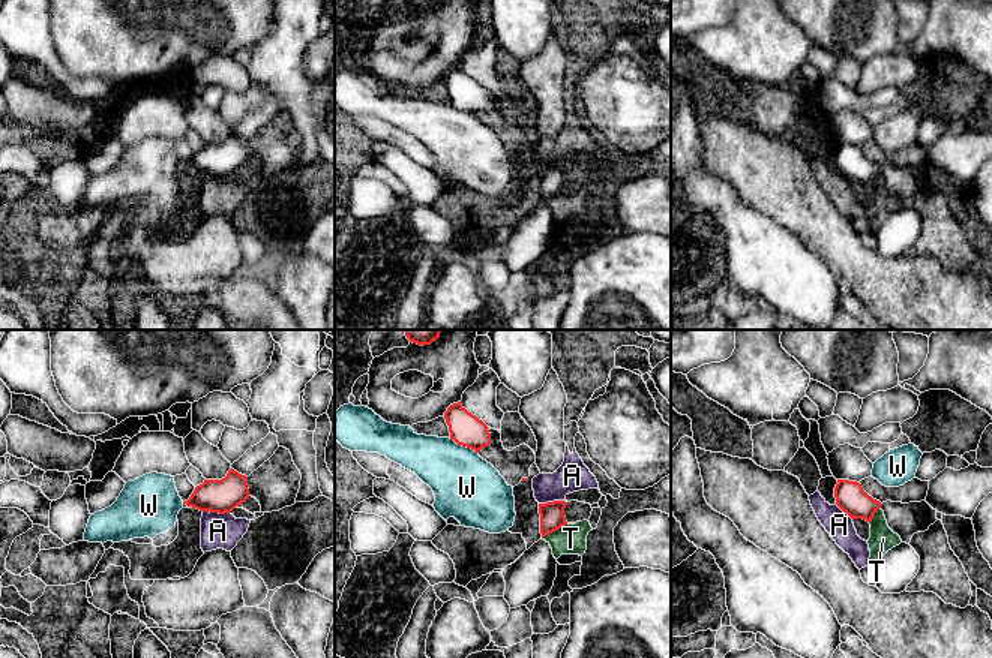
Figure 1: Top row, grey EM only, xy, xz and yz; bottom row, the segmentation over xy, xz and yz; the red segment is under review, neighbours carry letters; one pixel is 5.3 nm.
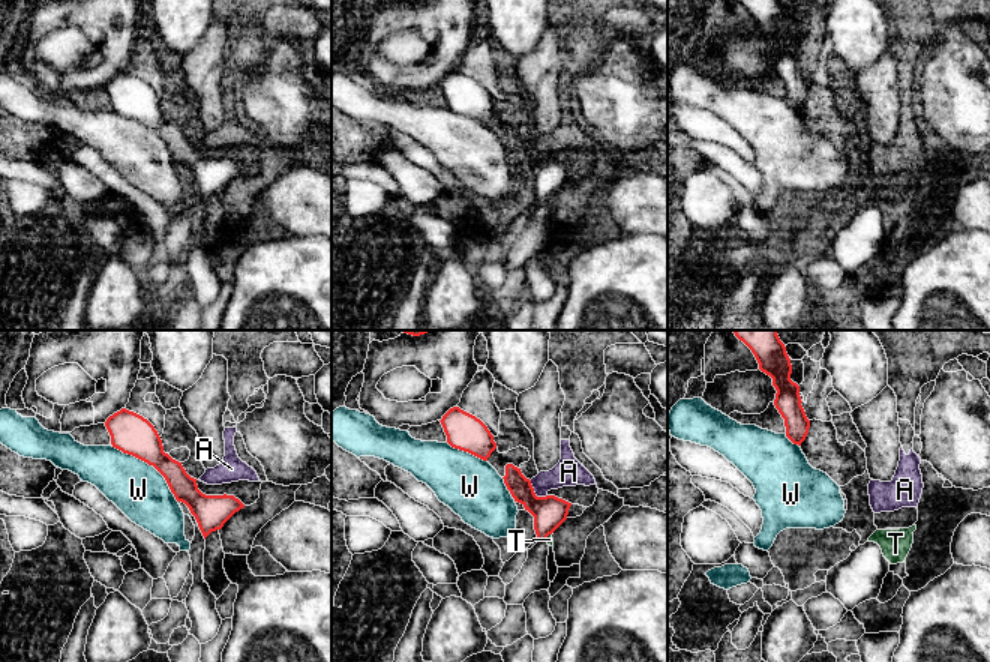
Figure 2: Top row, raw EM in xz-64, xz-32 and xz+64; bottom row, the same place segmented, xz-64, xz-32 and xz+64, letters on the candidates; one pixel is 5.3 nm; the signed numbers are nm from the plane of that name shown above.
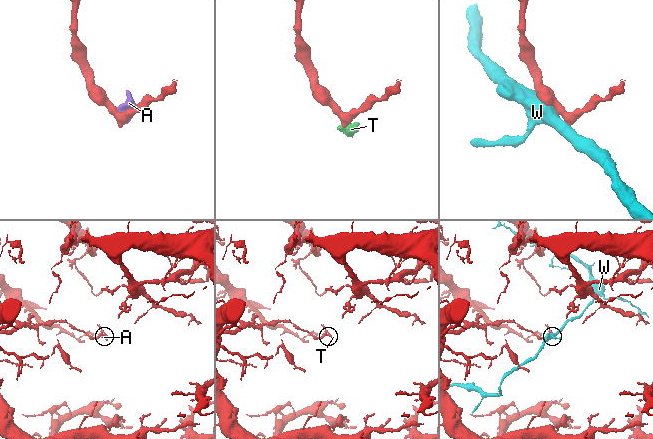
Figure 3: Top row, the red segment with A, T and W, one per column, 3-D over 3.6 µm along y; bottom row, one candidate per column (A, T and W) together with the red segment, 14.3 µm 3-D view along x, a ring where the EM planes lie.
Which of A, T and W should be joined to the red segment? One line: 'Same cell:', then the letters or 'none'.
Same cell: none

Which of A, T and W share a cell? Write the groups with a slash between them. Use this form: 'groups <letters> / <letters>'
groups A T / W

